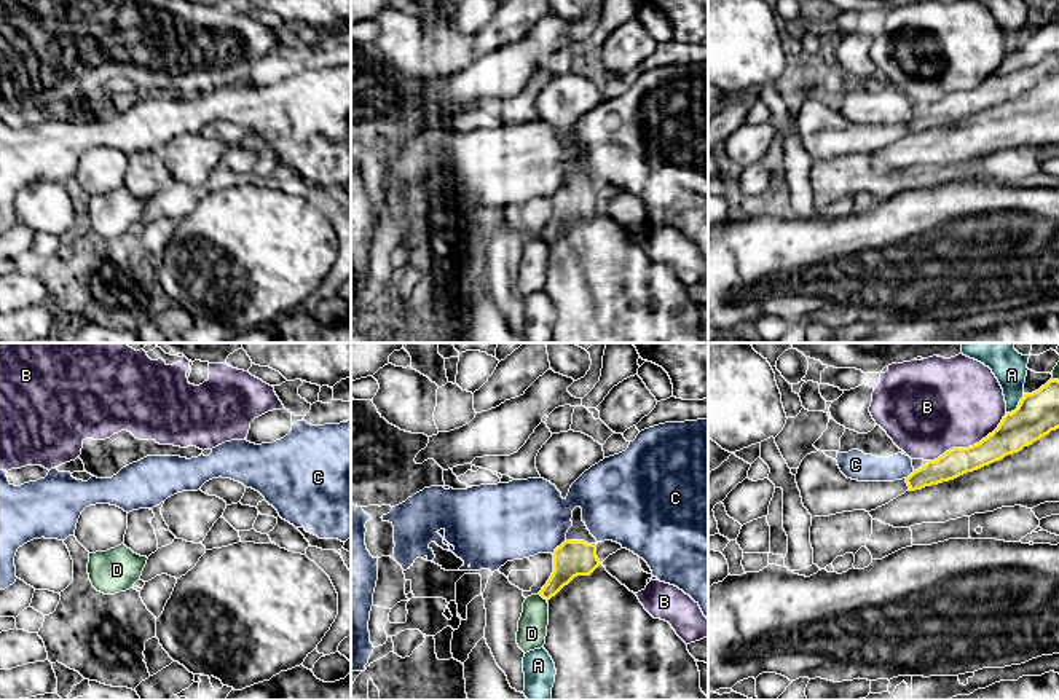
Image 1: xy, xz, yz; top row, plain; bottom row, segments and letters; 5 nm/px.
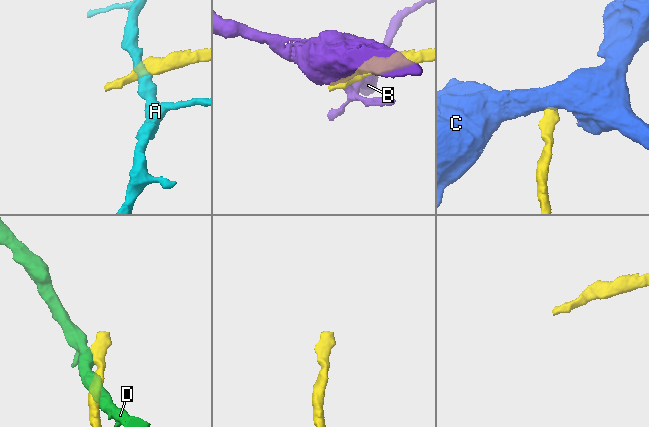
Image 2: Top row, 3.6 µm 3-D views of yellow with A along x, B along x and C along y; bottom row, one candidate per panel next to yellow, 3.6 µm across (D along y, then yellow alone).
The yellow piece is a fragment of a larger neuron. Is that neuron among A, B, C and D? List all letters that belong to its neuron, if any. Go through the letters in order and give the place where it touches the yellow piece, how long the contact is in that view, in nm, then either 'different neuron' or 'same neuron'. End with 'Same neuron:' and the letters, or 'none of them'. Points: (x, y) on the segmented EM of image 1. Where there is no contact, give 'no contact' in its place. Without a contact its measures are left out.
A: meets yellow in yz at (1018, 405); contact 140 nm long; different neuron
B: meets yellow in yz at (968, 447); contact 460 nm long; different neuron
C: meets yellow in xz at (557, 547); contact 100 nm long; different neuron
D: meets yellow in xz at (544, 598); contact 60 nm long; different neuron
Same neuron: none of them

